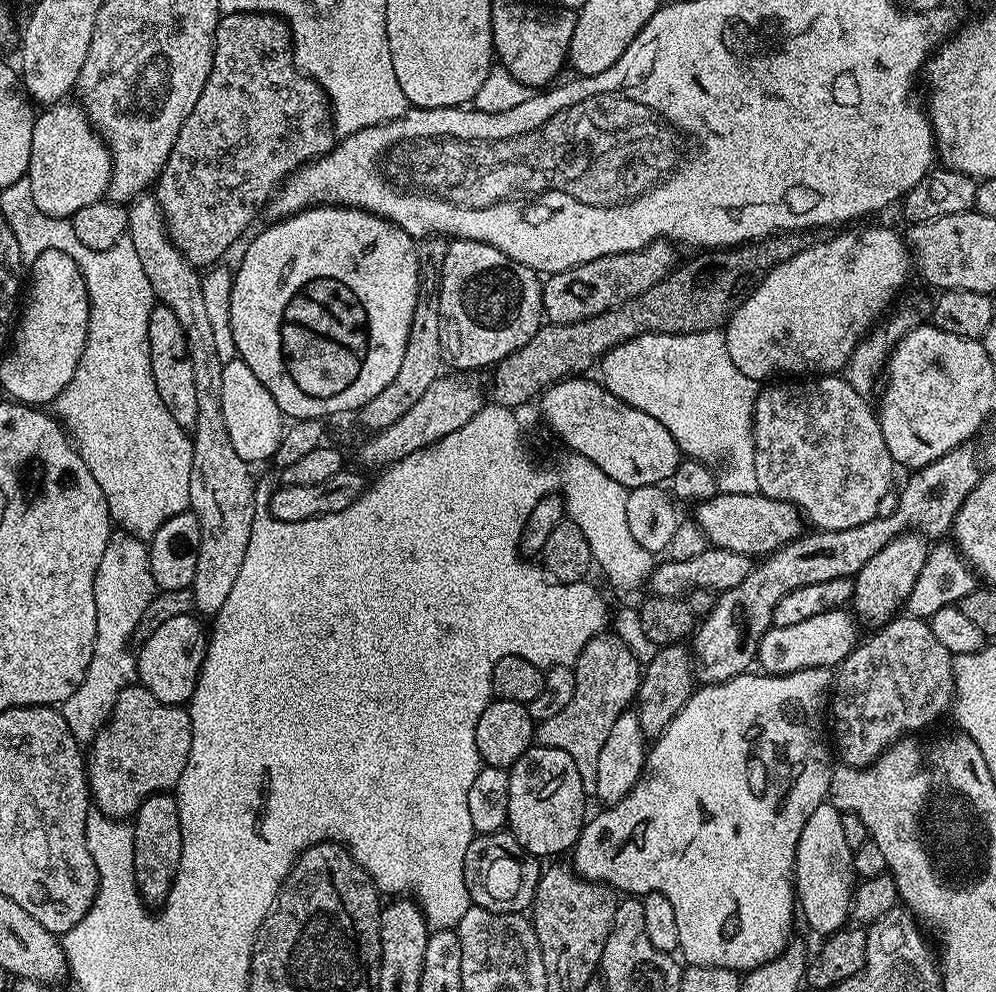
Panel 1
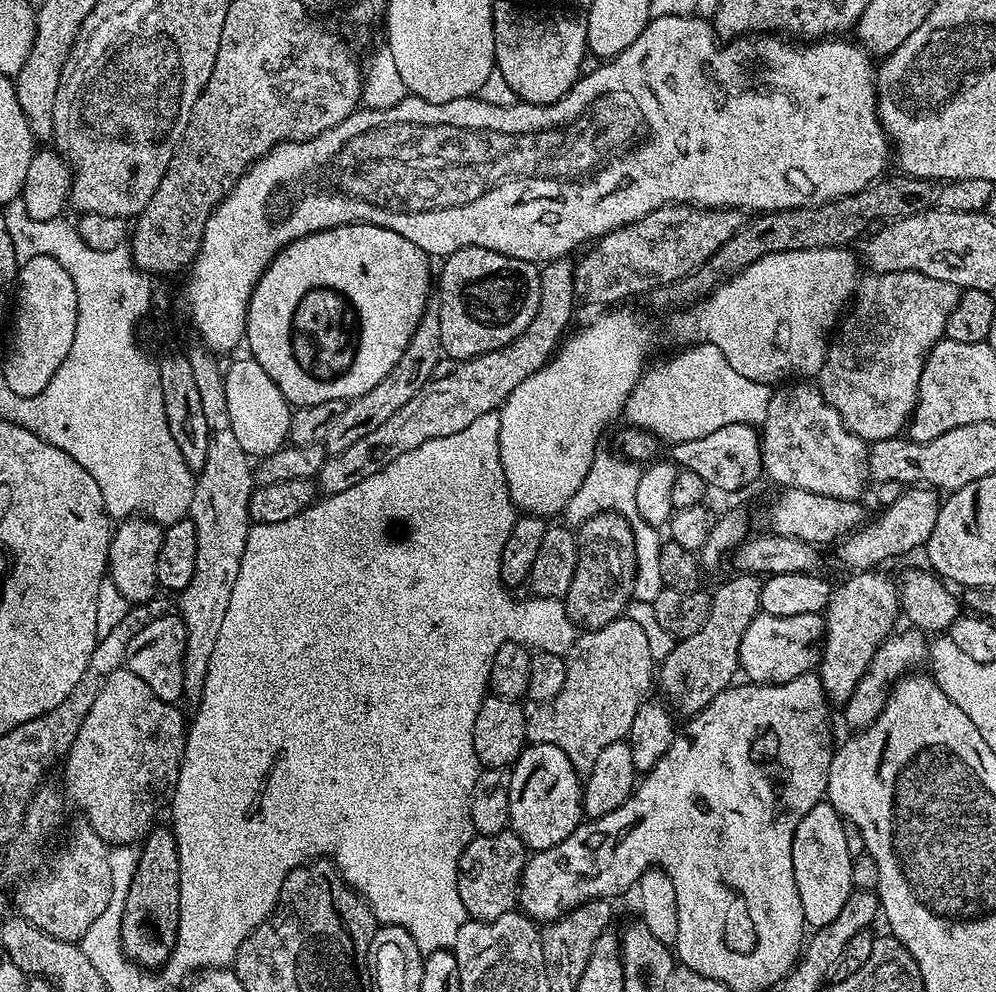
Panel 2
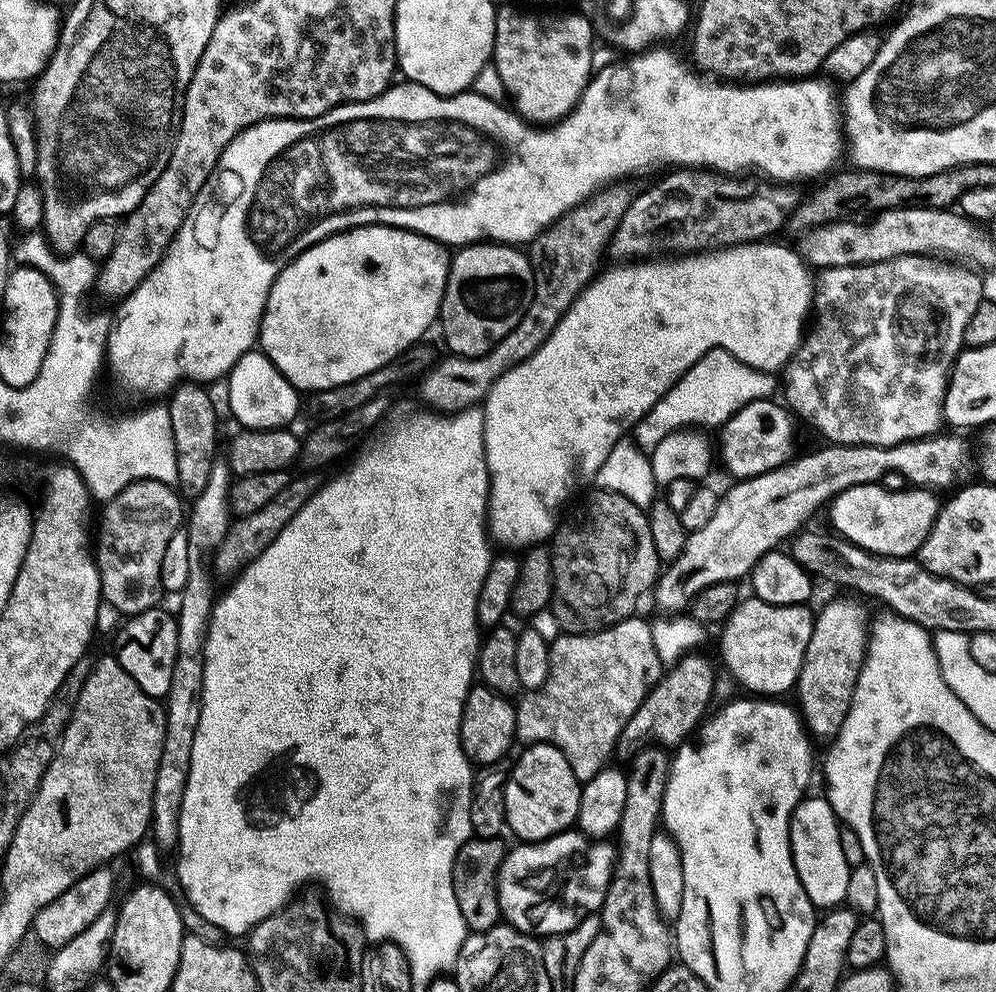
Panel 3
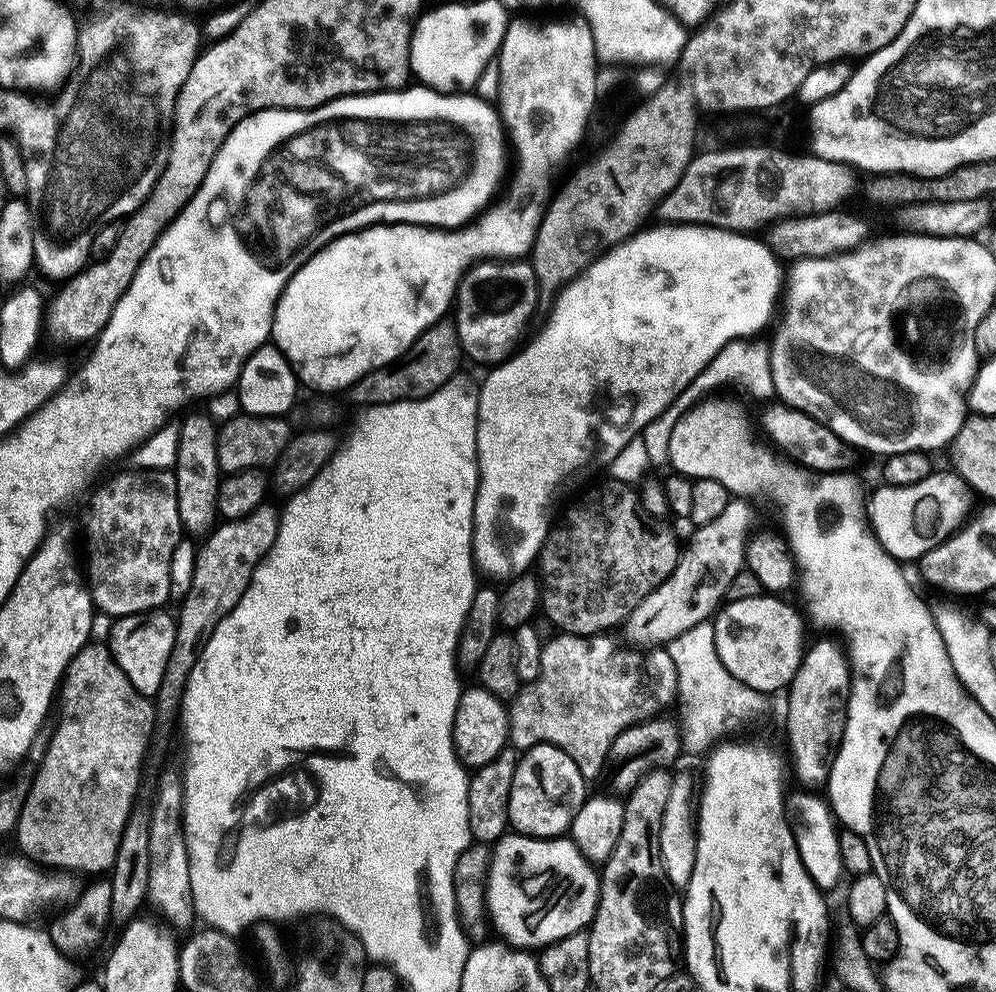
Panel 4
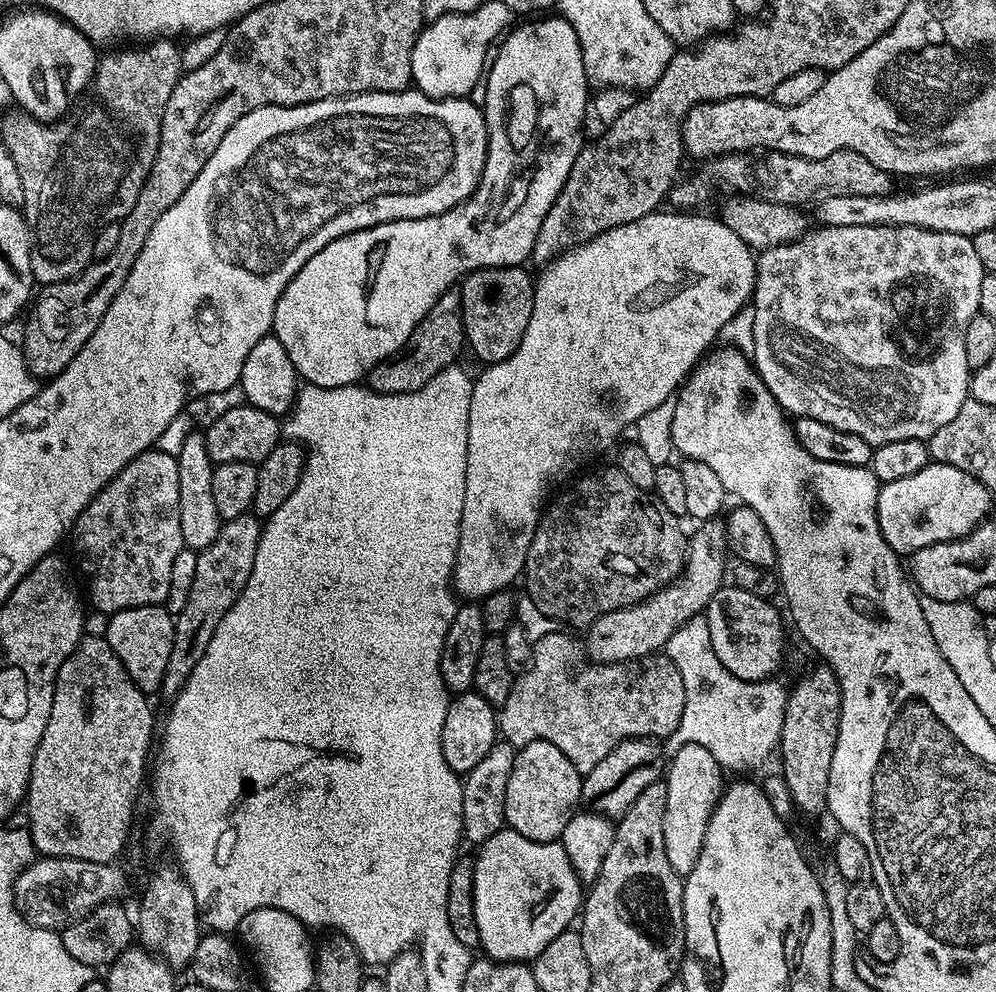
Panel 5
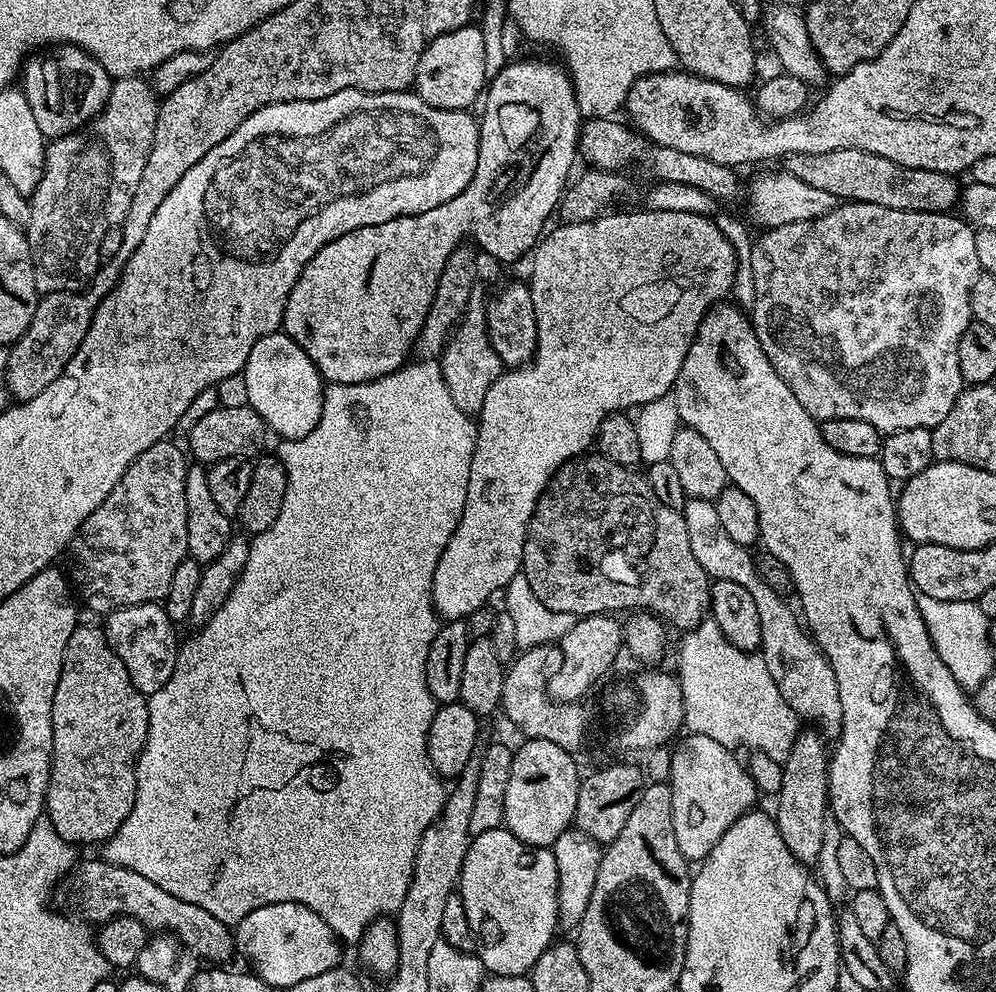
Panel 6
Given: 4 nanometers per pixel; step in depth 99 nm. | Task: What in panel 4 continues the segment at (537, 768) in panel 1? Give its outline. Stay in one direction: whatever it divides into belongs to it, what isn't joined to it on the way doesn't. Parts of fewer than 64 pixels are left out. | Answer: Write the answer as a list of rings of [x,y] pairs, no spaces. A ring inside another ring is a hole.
[[[536,744],[533,748],[527,749],[517,759],[514,770],[514,782],[510,782],[510,802],[508,803],[508,823],[521,836],[539,836],[541,838],[560,838],[572,827],[574,814],[586,799],[586,781],[574,766],[570,754],[566,754],[558,746],[549,744]]]

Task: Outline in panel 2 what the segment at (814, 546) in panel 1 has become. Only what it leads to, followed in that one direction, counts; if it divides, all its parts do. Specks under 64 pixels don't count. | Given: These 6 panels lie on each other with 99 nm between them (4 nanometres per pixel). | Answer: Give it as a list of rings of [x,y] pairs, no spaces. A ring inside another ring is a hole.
[[[923,486],[905,487],[902,496],[893,505],[885,507],[872,521],[861,523],[855,532],[839,541],[840,556],[852,567],[853,573],[876,570],[883,560],[892,560],[895,556],[904,556],[915,548],[923,549],[930,534],[934,534],[934,524],[938,522],[938,512],[942,496],[937,489]],[[732,574],[729,580],[722,581],[711,593],[710,618],[706,618],[702,630],[685,640],[676,640],[673,649],[659,661],[658,688],[664,691],[663,699],[673,713],[681,712],[684,718],[695,716],[737,679],[742,634],[760,611],[761,583],[761,577],[751,574]]]

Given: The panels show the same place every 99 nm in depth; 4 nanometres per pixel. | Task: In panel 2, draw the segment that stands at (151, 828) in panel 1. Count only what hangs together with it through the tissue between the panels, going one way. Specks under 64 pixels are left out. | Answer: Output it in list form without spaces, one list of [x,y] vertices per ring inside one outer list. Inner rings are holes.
[[[153,827],[139,845],[136,869],[126,880],[120,927],[120,944],[125,956],[148,970],[159,969],[167,962],[180,929],[180,859],[176,833],[171,827],[160,827]]]

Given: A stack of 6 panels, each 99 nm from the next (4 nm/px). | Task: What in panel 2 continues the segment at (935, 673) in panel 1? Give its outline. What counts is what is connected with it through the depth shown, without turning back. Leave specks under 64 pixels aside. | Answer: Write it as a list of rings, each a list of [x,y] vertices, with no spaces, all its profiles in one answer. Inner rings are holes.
[[[911,626],[905,627],[905,632],[901,630],[893,631],[888,639],[882,642],[882,646],[874,654],[866,674],[858,682],[854,694],[843,704],[844,720],[852,727],[852,730],[863,730],[869,728],[878,718],[878,714],[886,706],[888,694],[892,691],[893,684],[902,676],[909,675],[920,663],[924,664],[928,659],[928,649],[930,640],[919,628]]]

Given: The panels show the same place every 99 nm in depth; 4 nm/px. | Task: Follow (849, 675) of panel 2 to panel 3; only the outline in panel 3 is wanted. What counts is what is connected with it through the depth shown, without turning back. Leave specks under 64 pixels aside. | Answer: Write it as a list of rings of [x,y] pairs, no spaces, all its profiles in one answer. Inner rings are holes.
[[[832,600],[821,612],[815,613],[810,634],[810,646],[806,646],[806,658],[802,662],[800,677],[796,679],[794,696],[800,699],[798,710],[813,737],[835,737],[854,698],[854,686],[858,686],[864,655],[868,652],[870,615],[856,600]]]

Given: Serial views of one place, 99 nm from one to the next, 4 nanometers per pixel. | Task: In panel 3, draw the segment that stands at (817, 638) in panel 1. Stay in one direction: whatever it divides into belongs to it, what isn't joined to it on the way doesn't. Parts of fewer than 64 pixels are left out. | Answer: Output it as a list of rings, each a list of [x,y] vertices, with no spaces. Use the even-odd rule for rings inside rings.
[[[755,598],[747,599],[741,599],[723,623],[720,650],[724,654],[724,664],[742,687],[752,691],[749,693],[764,698],[784,694],[780,692],[791,693],[800,677],[806,646],[810,646],[813,609],[808,604],[774,606]]]

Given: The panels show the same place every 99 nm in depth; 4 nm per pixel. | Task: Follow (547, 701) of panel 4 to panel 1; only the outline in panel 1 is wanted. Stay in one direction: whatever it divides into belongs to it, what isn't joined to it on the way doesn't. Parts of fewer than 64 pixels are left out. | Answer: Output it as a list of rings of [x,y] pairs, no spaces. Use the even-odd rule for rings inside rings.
[[[601,634],[586,642],[574,667],[576,681],[570,706],[554,714],[554,718],[539,721],[534,728],[534,740],[539,747],[570,754],[570,758],[574,758],[574,766],[578,766],[578,774],[582,774],[585,793],[592,794],[598,782],[598,754],[614,722],[618,722],[622,713],[629,711],[630,705],[637,699],[642,665],[622,638],[615,634]]]

